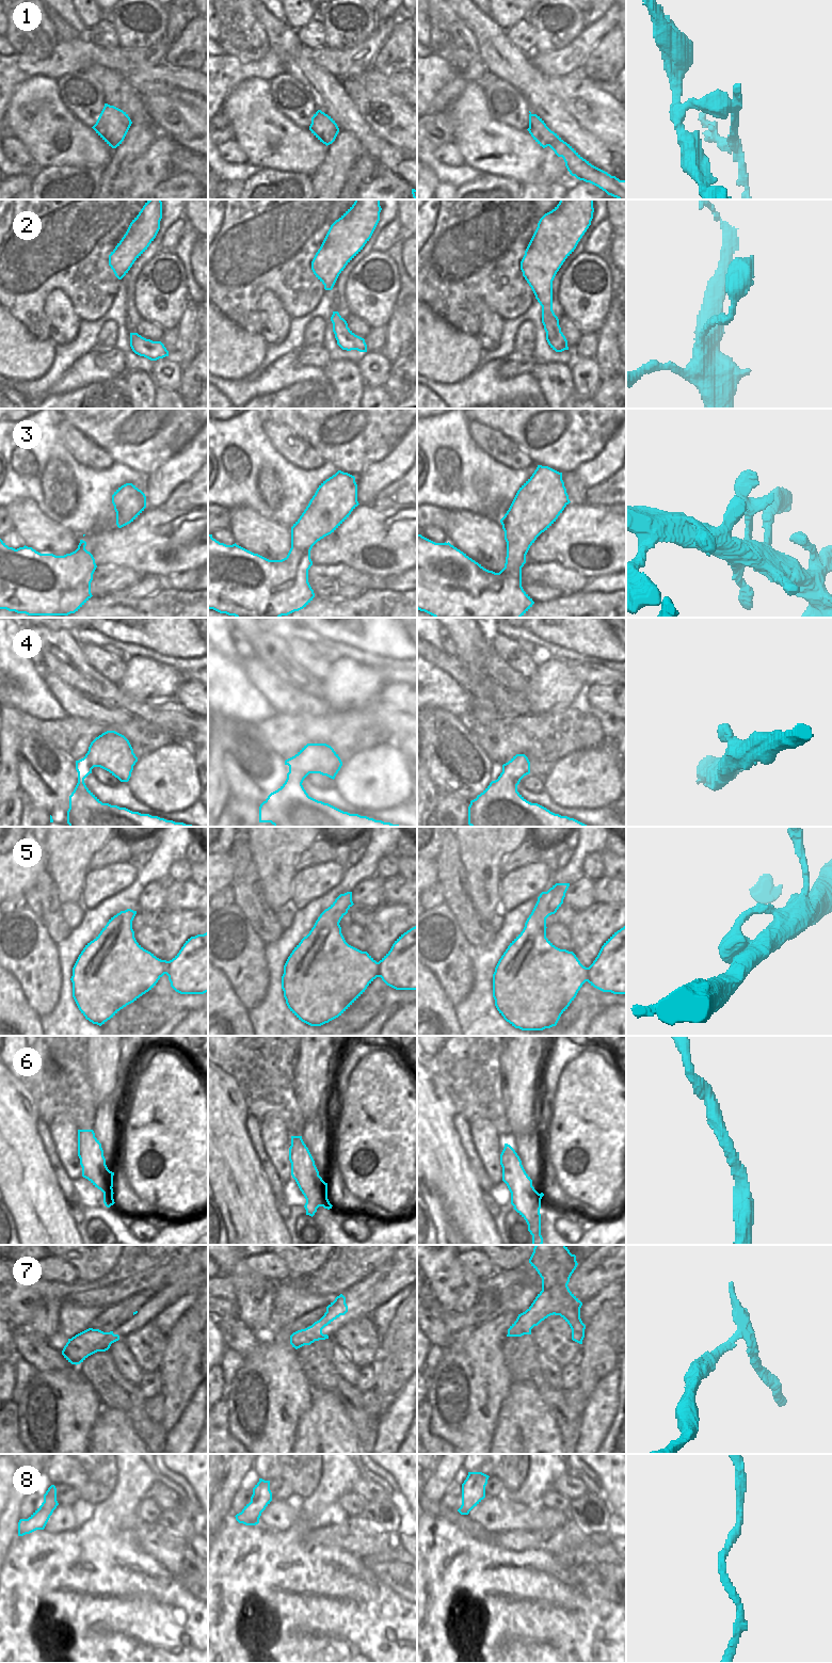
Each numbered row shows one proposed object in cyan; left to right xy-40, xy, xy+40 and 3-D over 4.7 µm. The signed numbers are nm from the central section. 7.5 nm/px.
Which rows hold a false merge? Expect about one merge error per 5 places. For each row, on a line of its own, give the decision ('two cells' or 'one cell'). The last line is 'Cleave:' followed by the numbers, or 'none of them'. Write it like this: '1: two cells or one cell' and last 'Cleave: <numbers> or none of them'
1: two cells
2: one cell
3: one cell
4: one cell
5: one cell
6: one cell
7: two cells
8: one cell
Cleave: 1, 7

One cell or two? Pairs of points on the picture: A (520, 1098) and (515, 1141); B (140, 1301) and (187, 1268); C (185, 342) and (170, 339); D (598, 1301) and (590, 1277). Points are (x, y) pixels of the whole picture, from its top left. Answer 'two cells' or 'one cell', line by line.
A: two cells
B: one cell
C: two cells
D: two cells

